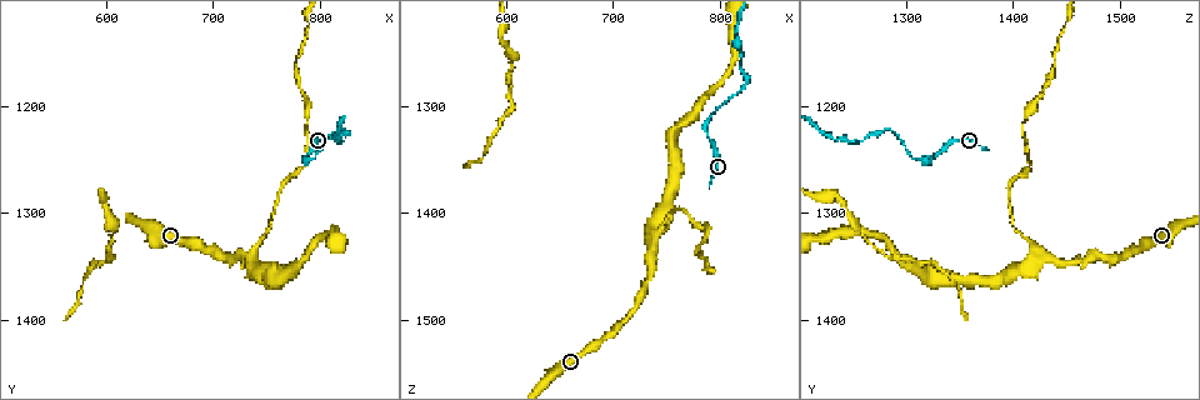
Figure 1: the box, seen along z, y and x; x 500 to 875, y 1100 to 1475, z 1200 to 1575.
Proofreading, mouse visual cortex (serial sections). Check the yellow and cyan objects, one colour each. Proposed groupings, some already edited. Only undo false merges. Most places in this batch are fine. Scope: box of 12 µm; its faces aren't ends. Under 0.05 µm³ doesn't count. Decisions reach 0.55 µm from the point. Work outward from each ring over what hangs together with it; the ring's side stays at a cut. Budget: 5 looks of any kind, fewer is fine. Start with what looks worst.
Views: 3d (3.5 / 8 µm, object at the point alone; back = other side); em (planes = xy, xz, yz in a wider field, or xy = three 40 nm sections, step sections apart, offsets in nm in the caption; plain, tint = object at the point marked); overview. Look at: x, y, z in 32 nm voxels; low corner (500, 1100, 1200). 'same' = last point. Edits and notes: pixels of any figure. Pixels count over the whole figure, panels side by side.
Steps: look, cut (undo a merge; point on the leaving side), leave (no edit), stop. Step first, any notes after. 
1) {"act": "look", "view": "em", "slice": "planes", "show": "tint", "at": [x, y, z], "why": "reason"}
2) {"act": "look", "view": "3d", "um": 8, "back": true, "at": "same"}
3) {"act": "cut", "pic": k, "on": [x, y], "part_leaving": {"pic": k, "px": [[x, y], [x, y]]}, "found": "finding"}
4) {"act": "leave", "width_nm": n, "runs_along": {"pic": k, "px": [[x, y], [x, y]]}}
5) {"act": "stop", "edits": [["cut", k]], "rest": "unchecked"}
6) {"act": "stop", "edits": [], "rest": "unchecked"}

{"act": "look", "view": "3d", "um": 3.5, "at": [746, 1320, 1408], "why": "sudden change in width"}

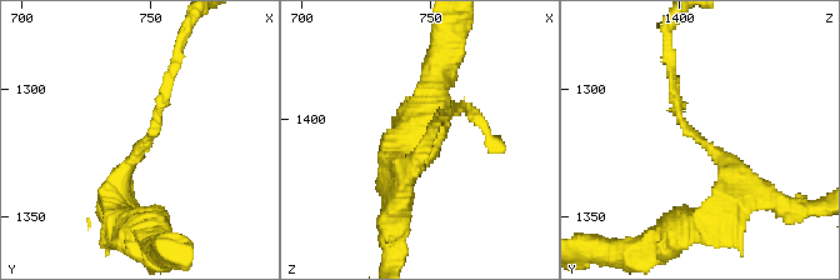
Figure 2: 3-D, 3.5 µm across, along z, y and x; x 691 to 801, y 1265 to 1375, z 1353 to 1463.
{"act": "look", "view": "em", "slice": "xy", "step": 5, "show": "tint", "at": [747, 1321, 1410], "arm_widths_nm": [150, 300], "why": "now the EM"}

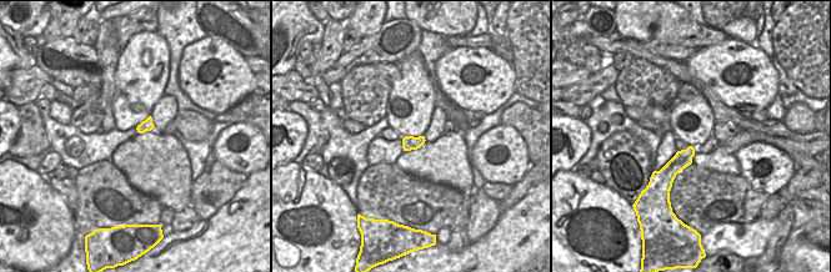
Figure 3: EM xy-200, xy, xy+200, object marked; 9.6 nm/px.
{"act": "leave", "runs_along": {"pic": 2, "px": [[758, 193], [684, 124], [671, 74]]}, "found": "all the same cell"}

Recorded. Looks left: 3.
{"act": "look", "view": "3d", "um": 8, "at": [790, 1248, 1324], "why": "abrupt turn"}

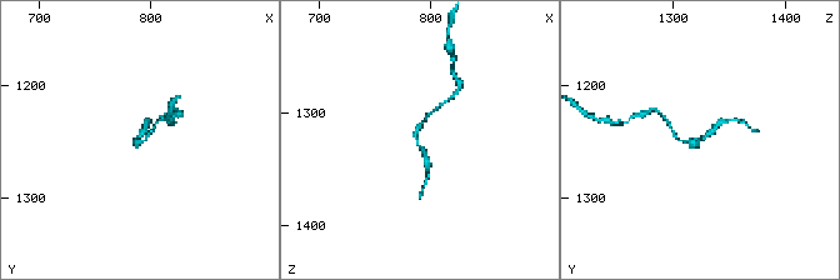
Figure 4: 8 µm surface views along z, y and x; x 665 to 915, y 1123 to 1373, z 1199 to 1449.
{"act": "look", "view": "3d", "um": 3.5, "at": [788, 1250, 1326], "why": "zoom in"}

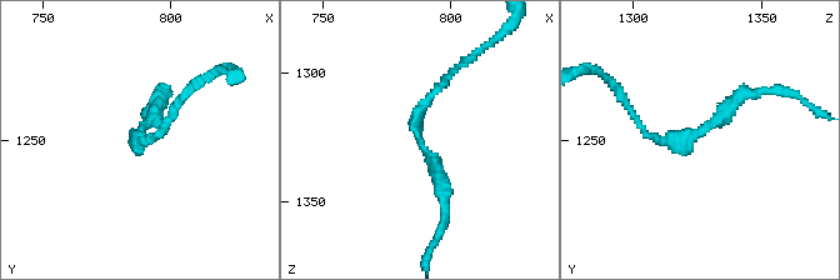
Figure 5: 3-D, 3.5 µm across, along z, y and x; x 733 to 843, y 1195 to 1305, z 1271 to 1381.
{"act": "look", "view": "em", "slice": "xy", "step": 2, "show": "tint", "at": [788, 1248, 1326], "why": "now the EM"}

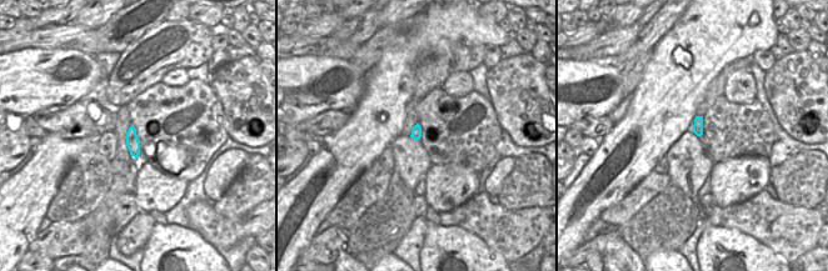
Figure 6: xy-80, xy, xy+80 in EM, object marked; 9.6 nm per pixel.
{"act": "leave", "runs_along": {"pic": 5, "px": [[444, 199], [418, 135], [418, 113], [444, 78]]}, "found": "continuous, no second cell"}

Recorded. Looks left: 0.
{"act": "stop", "edits": [], "rest": "unchecked"}

